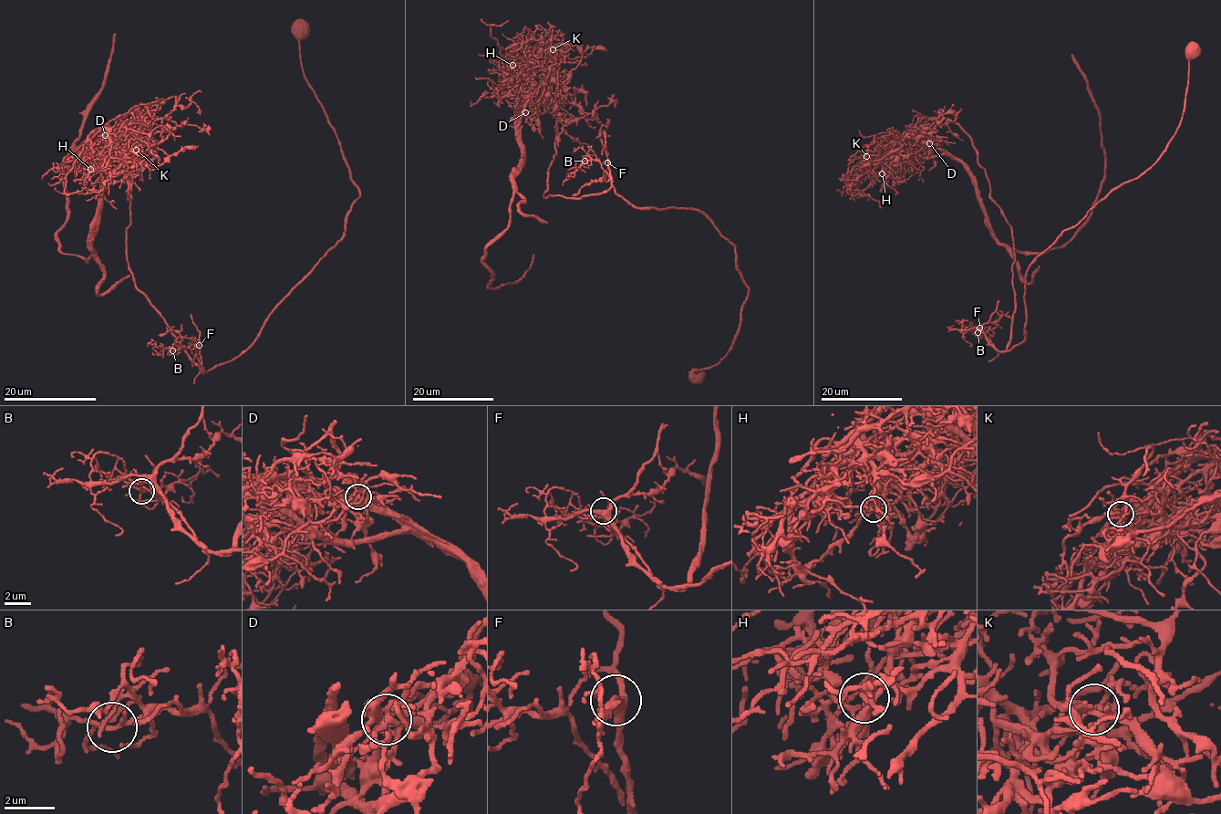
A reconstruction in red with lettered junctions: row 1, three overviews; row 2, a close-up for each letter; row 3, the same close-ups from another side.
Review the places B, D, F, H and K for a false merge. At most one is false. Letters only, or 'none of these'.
D

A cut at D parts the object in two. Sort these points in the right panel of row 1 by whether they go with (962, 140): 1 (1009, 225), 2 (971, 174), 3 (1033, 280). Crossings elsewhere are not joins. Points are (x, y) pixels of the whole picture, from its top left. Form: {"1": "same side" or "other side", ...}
{"1": "same side", "2": "other side", "3": "other side"}

